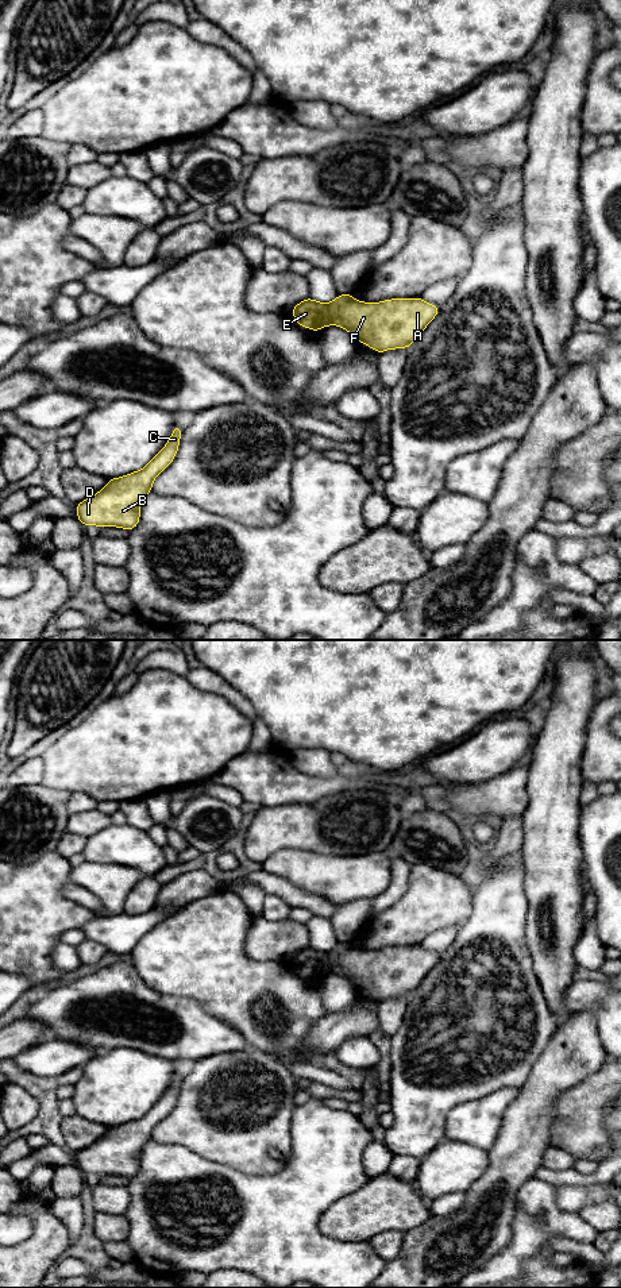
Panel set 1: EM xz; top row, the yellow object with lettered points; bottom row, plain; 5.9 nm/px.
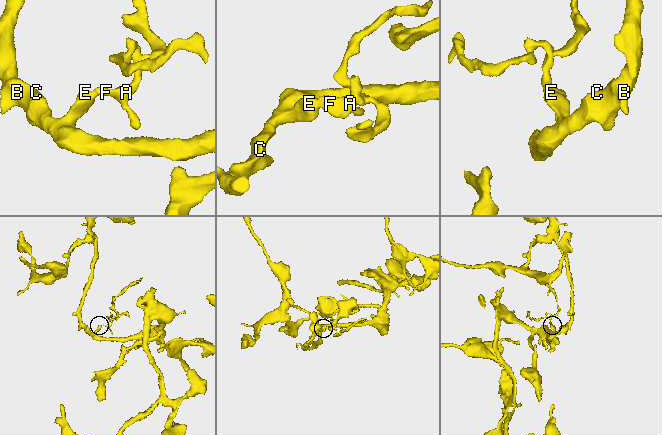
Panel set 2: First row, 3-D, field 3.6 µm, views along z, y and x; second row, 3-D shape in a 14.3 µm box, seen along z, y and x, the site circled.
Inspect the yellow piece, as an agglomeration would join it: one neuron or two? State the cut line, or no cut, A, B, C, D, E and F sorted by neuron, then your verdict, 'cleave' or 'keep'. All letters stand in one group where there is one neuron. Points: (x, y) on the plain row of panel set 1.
cut in xz along (326, 952), (332, 972); A F / B C D E; cleave

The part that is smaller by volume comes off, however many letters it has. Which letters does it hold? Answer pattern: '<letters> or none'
A, F

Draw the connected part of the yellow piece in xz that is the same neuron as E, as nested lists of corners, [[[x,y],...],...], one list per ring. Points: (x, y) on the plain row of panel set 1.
[[[309,945],[290,957],[290,961],[297,968],[300,975],[310,976],[313,980],[332,973],[331,961],[327,952]]]

